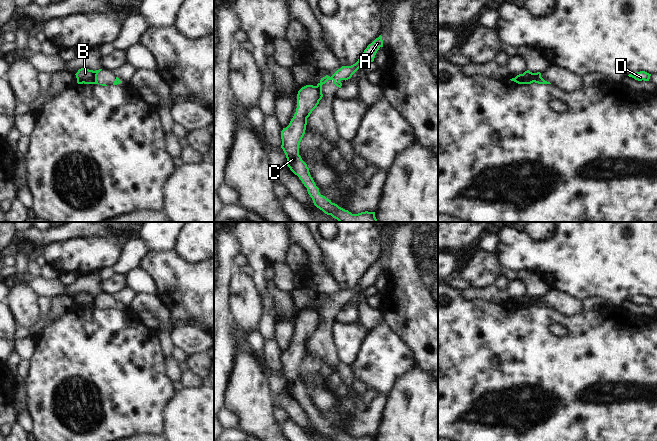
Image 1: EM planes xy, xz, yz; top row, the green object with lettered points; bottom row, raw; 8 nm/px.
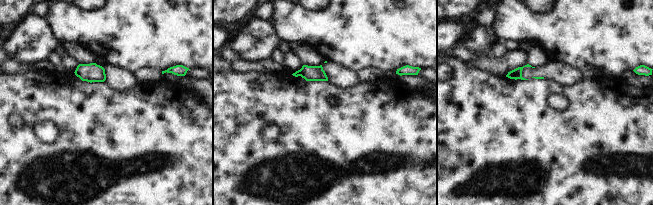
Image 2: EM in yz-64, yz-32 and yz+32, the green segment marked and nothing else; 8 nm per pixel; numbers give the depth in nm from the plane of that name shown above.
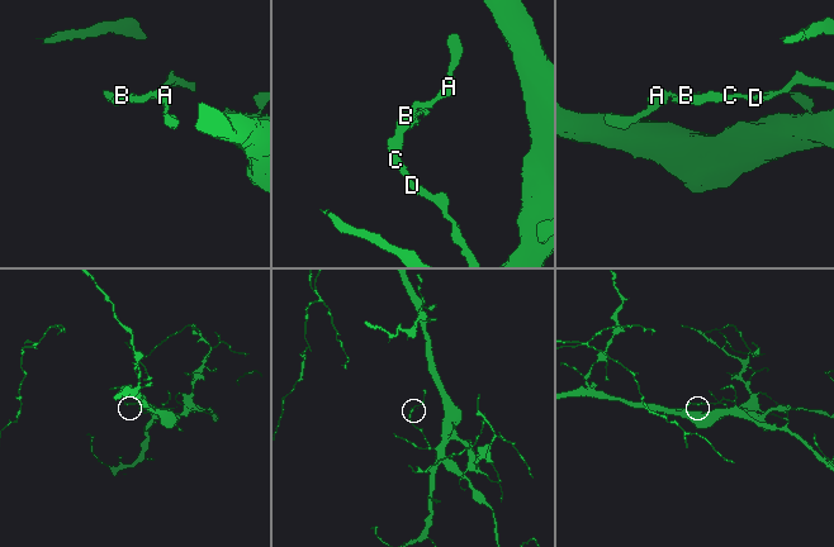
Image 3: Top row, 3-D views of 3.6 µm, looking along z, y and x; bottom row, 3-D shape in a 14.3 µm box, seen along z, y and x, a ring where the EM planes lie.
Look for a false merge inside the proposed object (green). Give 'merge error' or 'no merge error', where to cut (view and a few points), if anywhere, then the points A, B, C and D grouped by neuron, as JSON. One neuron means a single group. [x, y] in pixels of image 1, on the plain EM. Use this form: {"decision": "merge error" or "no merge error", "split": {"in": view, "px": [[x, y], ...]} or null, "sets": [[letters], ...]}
{"decision": "merge error", "split": {"in": "xz", "px": [[316, 310], [320, 323]]}, "sets": [["A"], ["B", "C", "D"]]}

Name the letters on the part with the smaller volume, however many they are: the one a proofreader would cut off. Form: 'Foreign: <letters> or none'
Foreign: A

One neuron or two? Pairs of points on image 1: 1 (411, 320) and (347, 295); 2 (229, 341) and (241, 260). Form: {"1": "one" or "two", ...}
{"1": "two", "2": "two"}

